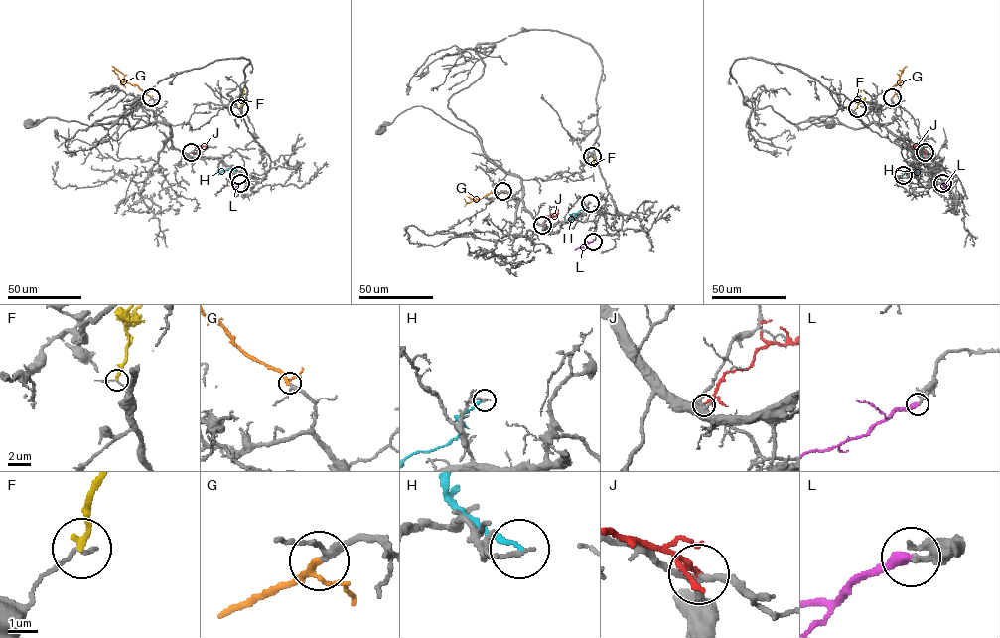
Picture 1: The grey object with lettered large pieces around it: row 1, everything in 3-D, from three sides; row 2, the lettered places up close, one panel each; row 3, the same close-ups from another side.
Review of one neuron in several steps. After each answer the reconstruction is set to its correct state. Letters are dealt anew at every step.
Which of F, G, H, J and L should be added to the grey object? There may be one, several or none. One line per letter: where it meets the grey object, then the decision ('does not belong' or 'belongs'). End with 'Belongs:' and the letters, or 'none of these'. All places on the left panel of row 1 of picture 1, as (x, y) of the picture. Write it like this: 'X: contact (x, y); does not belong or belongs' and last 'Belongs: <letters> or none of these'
F: contact (239, 108); does not belong
G: contact (151, 97); does not belong
H: contact (238, 175); does not belong
J: contact (191, 152); does not belong
L: contact (240, 183); belongs
Belongs: L

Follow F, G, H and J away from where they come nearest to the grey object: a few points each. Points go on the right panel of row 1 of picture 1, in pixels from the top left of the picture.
F: (857, 108), (857, 93), (860, 92)
G: (892, 97), (895, 93), (893, 86), (900, 80), (903, 69), (899, 70)
H: (903, 175), (910, 169), (920, 175)
J: (925, 152), (909, 145)

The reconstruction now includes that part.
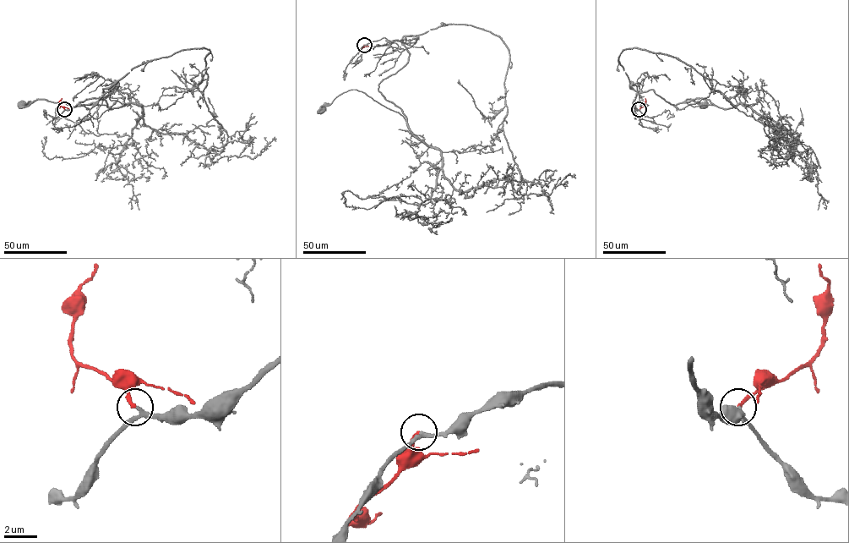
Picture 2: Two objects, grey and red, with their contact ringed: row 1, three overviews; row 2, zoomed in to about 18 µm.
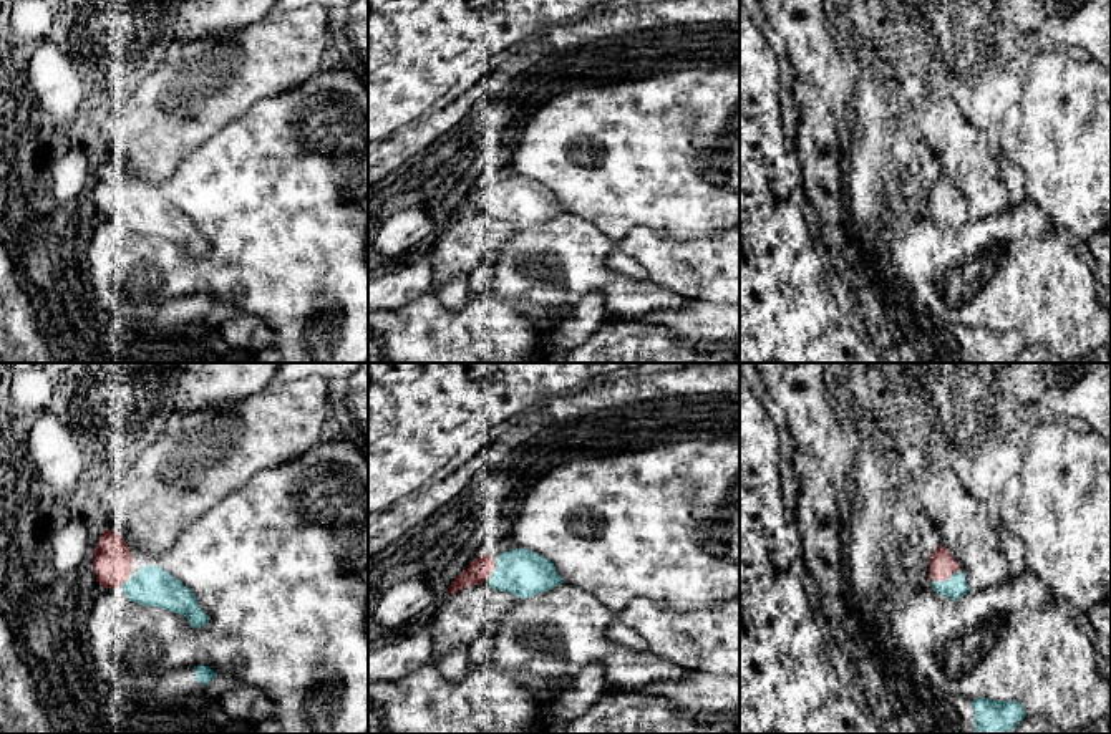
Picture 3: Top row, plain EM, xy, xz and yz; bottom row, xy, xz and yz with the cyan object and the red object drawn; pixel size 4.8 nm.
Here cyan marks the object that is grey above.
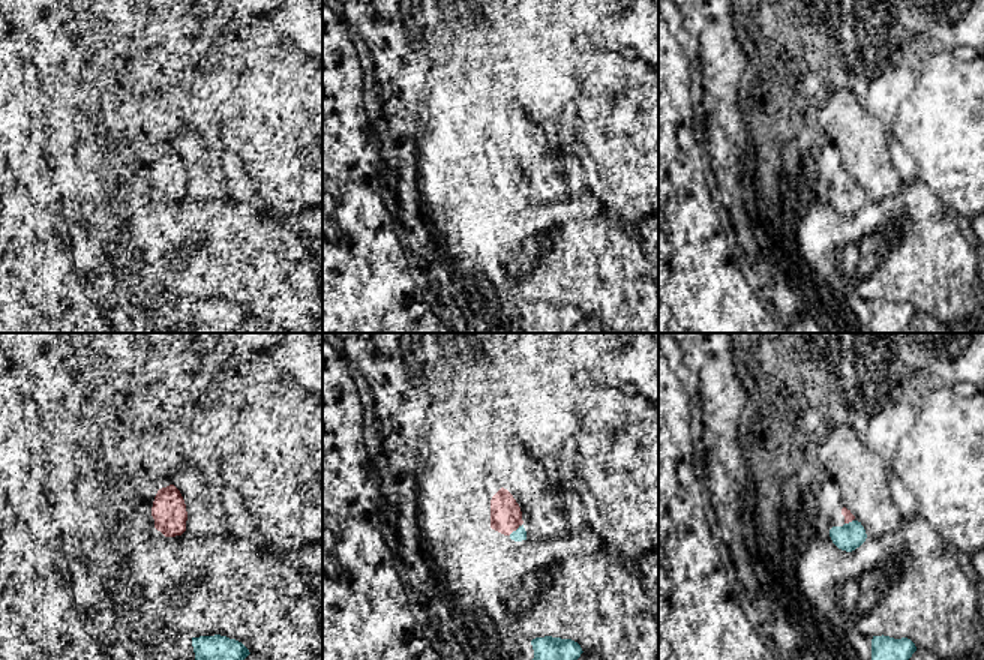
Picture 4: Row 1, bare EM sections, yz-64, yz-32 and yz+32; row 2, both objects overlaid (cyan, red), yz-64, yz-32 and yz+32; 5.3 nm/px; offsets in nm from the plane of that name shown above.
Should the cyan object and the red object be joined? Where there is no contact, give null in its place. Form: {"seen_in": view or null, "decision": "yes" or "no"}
{"seen_in": "yz", "decision": "yes"}

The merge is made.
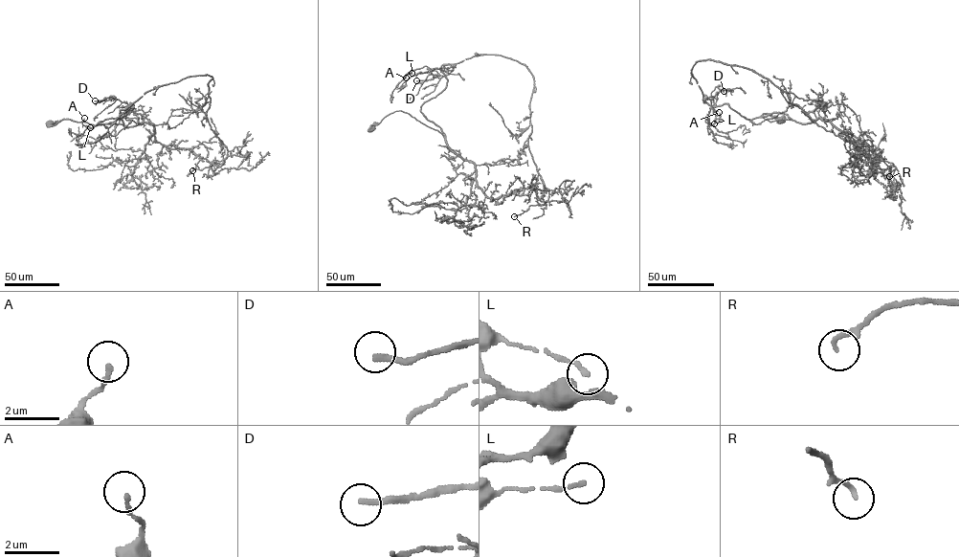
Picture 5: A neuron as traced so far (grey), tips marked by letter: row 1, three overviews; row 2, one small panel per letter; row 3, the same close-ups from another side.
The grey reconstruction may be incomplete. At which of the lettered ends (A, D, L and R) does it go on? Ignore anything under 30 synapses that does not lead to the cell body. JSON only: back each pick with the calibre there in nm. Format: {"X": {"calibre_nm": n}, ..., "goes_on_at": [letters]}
{"D": {"calibre_nm": 200}, "goes_on_at": ["D"]}

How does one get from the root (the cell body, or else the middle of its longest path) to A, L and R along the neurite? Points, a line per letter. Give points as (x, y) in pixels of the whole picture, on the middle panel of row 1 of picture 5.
A: (371, 129), (402, 110), (445, 136), (421, 106), (446, 86), (441, 66), (454, 65), (425, 66), (406, 77)
L: (371, 129), (402, 110), (445, 136), (421, 106), (446, 86), (441, 66), (454, 65), (412, 73)
R: (371, 129), (402, 110), (437, 130), (474, 164), (476, 184), (488, 197), (533, 187), (538, 204), (514, 216)

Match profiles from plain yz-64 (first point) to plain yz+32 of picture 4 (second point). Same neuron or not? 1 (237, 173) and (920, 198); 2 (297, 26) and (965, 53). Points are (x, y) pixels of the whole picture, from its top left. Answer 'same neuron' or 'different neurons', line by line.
1: different neurons
2: different neurons

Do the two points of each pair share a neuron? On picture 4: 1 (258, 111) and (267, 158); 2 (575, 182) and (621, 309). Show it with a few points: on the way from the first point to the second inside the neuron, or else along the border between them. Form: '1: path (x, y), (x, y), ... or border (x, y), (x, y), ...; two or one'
1: path (260, 123), (267, 131), (267, 146); one
2: border (587, 191), (578, 195), (567, 195); two

